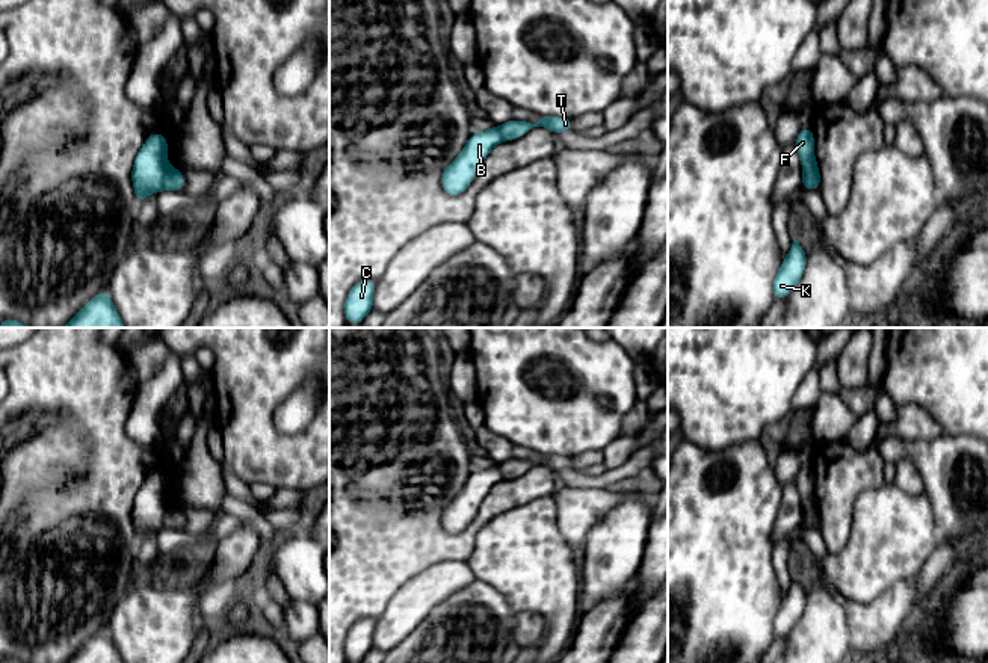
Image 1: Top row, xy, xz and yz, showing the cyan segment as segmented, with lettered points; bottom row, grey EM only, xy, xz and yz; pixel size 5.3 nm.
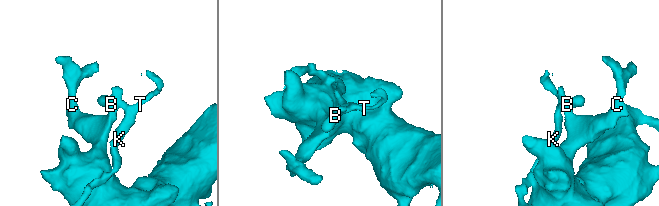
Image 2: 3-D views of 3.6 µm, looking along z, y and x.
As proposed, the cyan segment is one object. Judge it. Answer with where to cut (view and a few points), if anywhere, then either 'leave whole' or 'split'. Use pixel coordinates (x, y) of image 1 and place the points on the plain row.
cut in xy along (169, 505), (162, 526); split

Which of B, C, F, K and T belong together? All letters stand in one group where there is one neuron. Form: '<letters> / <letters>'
B C F / K T

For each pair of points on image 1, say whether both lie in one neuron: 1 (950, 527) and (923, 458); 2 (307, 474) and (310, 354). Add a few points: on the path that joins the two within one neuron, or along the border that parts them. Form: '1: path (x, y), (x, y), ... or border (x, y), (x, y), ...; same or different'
1: path (950, 511), (947, 482), (940, 474); same
2: path (277, 444), (265, 432), (265, 399), (280, 384); same

